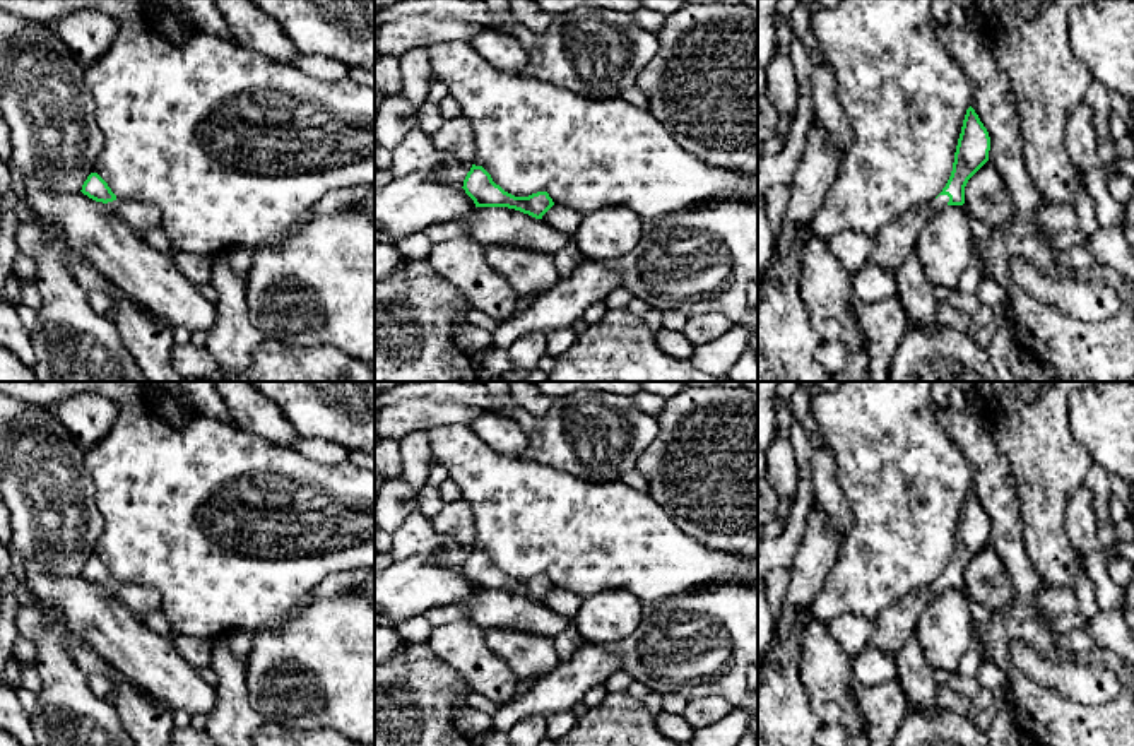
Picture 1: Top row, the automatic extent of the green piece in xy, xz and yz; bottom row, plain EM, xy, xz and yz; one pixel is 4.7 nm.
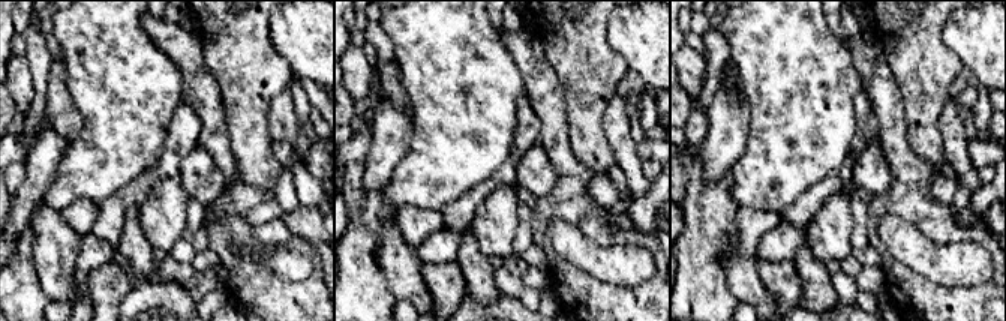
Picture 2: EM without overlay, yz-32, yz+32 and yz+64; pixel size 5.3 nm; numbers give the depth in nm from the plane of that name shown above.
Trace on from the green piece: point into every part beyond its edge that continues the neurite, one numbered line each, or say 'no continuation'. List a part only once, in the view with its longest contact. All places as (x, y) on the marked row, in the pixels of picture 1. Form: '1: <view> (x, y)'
1: yz (893, 242)

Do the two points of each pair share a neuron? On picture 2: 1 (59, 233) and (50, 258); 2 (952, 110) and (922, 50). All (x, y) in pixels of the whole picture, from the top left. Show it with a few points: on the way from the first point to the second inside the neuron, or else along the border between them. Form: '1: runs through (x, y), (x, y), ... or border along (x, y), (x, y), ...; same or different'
1: runs through (54, 239), (54, 252); same
2: border along (951, 98), (937, 122), (940, 135); different

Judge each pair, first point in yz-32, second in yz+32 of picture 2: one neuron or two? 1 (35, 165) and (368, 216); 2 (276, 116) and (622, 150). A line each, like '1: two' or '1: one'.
1: two
2: one

